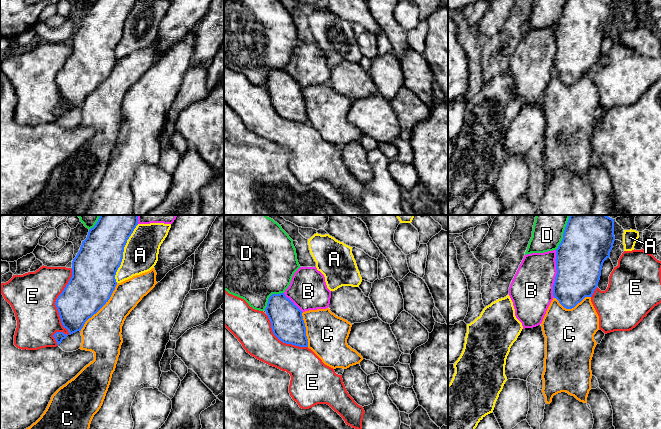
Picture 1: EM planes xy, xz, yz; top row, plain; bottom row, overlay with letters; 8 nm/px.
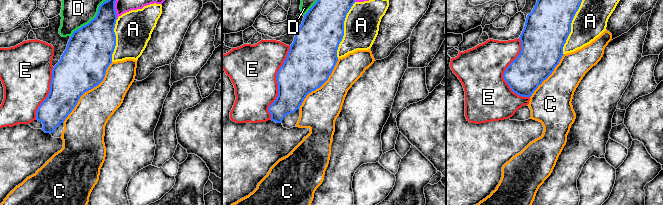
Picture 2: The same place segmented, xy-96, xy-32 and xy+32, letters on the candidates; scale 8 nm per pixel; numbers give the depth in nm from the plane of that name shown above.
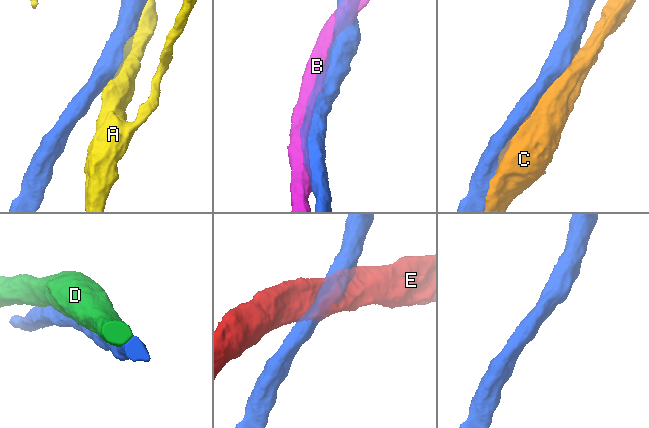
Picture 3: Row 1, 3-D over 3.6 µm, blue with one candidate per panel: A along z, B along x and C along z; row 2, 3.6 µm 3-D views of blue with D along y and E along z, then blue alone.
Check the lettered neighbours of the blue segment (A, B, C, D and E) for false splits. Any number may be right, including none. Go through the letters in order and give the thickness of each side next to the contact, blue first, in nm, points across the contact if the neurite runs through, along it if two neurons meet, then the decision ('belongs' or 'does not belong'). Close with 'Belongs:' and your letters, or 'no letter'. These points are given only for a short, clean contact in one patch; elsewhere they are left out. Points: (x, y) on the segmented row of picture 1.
A: 360 nm thick on the blue side, 280 nm on the other; does not belong
B: 380 nm thick on the blue side, 360 nm on the other; does not belong
C: 360 nm thick on the blue side, 320 nm on the other; belongs
D: 420 nm thick on the blue side, 260 nm on the other; does not belong
E: 340 nm thick on the blue side, 360 nm on the other; does not belong
Belongs: C

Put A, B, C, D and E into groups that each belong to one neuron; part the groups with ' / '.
A / B D / C / E

